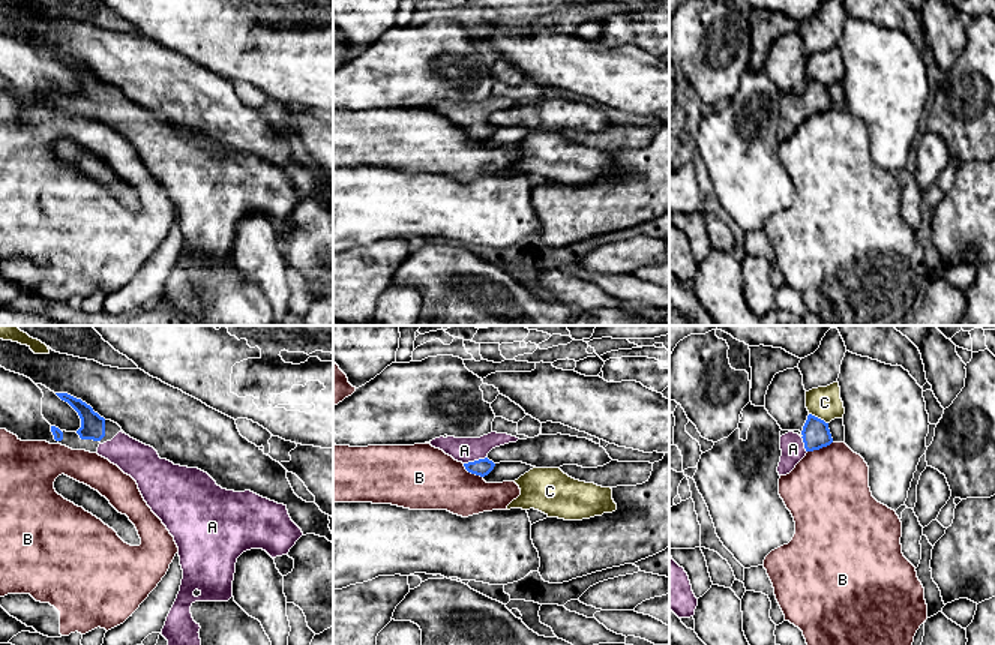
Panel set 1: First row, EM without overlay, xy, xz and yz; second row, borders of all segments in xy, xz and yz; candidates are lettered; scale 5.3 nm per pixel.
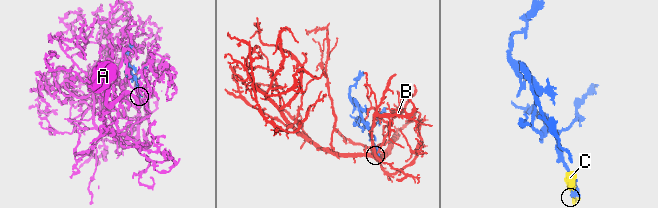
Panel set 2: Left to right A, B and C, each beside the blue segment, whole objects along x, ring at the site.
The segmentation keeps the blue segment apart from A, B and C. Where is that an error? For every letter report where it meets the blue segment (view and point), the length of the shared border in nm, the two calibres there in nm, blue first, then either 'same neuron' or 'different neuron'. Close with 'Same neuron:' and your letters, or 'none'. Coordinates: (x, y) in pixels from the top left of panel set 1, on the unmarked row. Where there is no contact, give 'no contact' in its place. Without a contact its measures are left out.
A: contact xz (474, 125); length 130 nm; calibres 90 and 130 nm; same neuron
B: contact yz (820, 111); length 150 nm; calibres 150 and 440 nm; different neuron
C: contact yz (817, 81); length 120 nm; calibres 150 and 180 nm; different neuron
Same neuron: A

